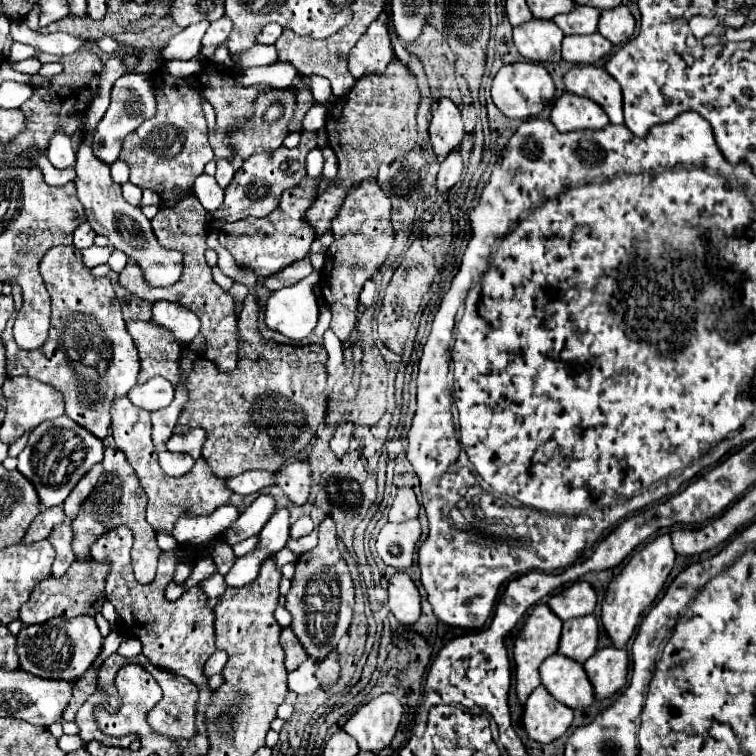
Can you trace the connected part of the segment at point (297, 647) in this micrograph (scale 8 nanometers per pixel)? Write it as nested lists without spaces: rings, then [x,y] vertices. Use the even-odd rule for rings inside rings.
[[[283,628],[283,630],[281,630],[279,644],[281,644],[281,648],[285,650],[285,668],[287,668],[287,672],[295,670],[301,662],[309,660],[309,656],[305,654],[303,646],[299,644],[299,640],[295,638],[295,634],[293,634],[291,628]]]

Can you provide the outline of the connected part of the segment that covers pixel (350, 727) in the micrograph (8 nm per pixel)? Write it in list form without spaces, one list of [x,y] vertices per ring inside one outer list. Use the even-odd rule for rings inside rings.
[[[381,694],[379,698],[371,700],[369,704],[361,706],[349,720],[347,724],[343,726],[343,730],[347,734],[351,734],[357,742],[359,742],[359,748],[361,750],[371,750],[371,752],[379,752],[383,750],[385,746],[391,744],[395,732],[397,732],[397,726],[401,722],[401,716],[403,716],[403,706],[401,702],[393,696],[393,694]]]

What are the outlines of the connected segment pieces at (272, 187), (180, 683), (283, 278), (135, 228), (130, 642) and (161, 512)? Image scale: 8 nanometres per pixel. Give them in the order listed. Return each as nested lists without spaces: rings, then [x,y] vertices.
[[[317,130],[315,132],[301,132],[301,142],[299,142],[297,148],[289,150],[289,148],[281,146],[279,150],[275,150],[271,154],[253,154],[251,158],[247,158],[243,162],[243,166],[235,172],[229,186],[225,188],[223,204],[215,212],[207,212],[207,231],[221,230],[225,223],[237,222],[237,220],[243,220],[247,216],[263,218],[263,216],[271,214],[277,208],[281,194],[289,188],[297,186],[303,180],[303,176],[305,176],[305,156],[315,146],[317,146]]]
[[[139,656],[143,668],[157,680],[163,690],[161,702],[149,712],[149,724],[171,738],[193,738],[195,736],[195,704],[197,686],[173,672],[155,668],[149,660]]]
[[[303,258],[291,266],[287,266],[287,270],[279,272],[279,274],[273,274],[271,278],[267,278],[267,288],[273,292],[273,290],[279,290],[279,288],[285,288],[285,286],[293,286],[297,284],[301,278],[309,276],[313,272],[313,266],[309,262],[309,258]]]
[[[89,138],[77,144],[75,170],[77,170],[77,180],[75,180],[77,198],[83,204],[85,214],[87,214],[87,222],[91,224],[95,234],[107,236],[113,248],[127,254],[127,258],[133,260],[143,270],[143,278],[153,288],[175,284],[181,278],[183,254],[179,250],[167,250],[167,248],[159,246],[159,242],[153,234],[151,222],[145,218],[145,214],[141,212],[139,206],[131,206],[123,200],[121,186],[111,180],[109,166],[105,162],[101,162],[99,158],[95,158]]]
[[[125,638],[119,646],[121,656],[137,656],[141,652],[141,644],[135,638]]]
[[[127,396],[115,398],[115,402],[111,402],[111,430],[117,448],[127,456],[127,462],[133,466],[147,494],[147,522],[155,528],[155,532],[171,534],[175,520],[183,514],[183,510],[191,510],[195,516],[207,516],[221,504],[227,504],[231,490],[225,486],[225,480],[211,474],[211,468],[203,458],[199,458],[193,470],[181,478],[171,478],[161,470],[155,446],[151,442],[151,412],[133,406]]]

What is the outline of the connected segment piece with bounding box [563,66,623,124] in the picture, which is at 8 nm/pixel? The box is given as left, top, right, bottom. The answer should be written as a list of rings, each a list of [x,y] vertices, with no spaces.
[[[575,66],[565,76],[563,82],[569,92],[577,96],[587,96],[597,102],[609,116],[613,124],[623,124],[623,102],[619,94],[619,82],[597,66]]]

